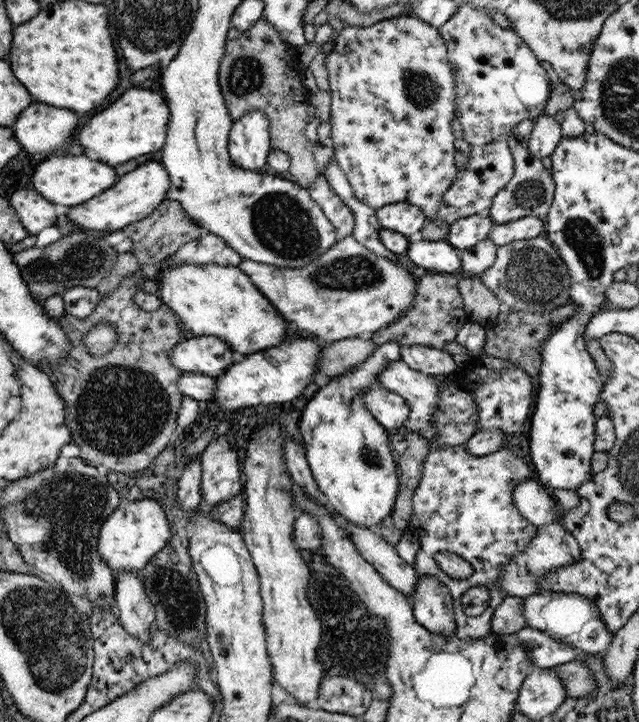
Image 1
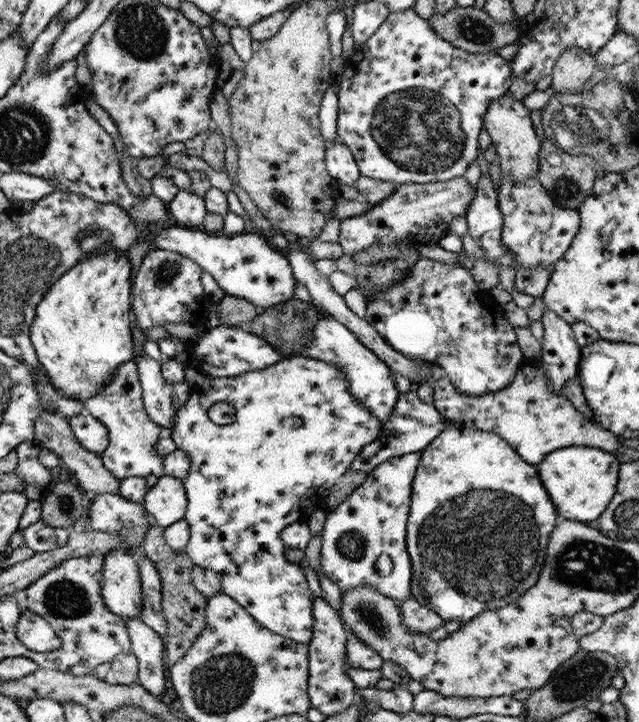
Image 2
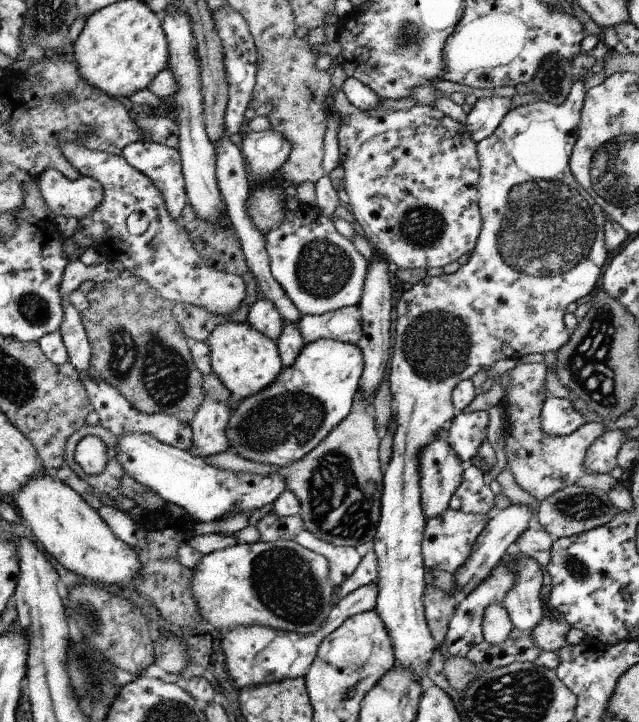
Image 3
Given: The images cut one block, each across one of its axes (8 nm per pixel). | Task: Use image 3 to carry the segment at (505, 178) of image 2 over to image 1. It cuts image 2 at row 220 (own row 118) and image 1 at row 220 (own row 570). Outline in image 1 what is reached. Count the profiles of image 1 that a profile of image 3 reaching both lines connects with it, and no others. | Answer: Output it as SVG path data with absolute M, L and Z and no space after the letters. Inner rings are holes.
M405 202L385 204L377 210L377 217L382 229L408 237L414 232L422 231L428 223L428 218L420 207Z

